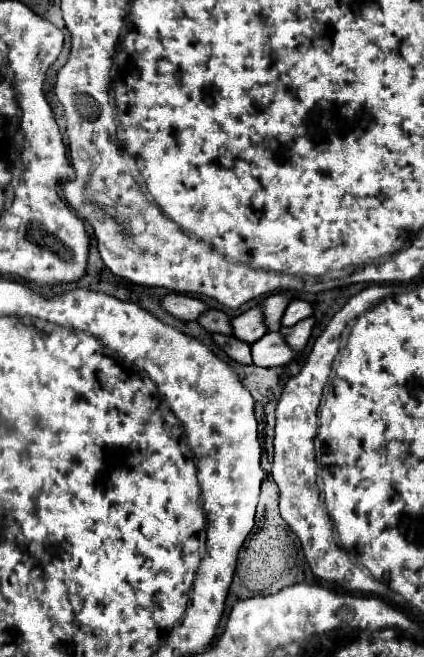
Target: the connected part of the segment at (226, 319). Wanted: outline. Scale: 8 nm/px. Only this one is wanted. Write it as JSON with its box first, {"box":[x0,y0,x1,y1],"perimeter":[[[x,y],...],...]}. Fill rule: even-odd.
{"box":[198,310,232,334],"perimeter":[[[208,310],[206,314],[200,316],[198,320],[200,326],[204,326],[208,332],[218,332],[218,334],[232,334],[232,324],[230,316],[222,310]]]}

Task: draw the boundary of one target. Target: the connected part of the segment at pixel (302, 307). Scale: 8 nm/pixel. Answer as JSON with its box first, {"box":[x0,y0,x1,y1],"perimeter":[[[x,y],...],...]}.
{"box":[280,298,312,326],"perimeter":[[[296,298],[296,300],[292,300],[292,302],[288,304],[288,308],[286,308],[280,324],[282,324],[282,326],[294,326],[296,322],[308,318],[310,314],[312,314],[312,304],[306,302],[306,300]]]}

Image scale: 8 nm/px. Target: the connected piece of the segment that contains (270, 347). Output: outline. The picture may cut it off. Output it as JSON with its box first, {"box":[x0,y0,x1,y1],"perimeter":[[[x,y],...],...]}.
{"box":[252,332,298,368],"perimeter":[[[268,332],[252,344],[252,360],[262,368],[288,366],[296,358],[296,354],[298,352],[284,342],[284,336],[280,332]]]}

